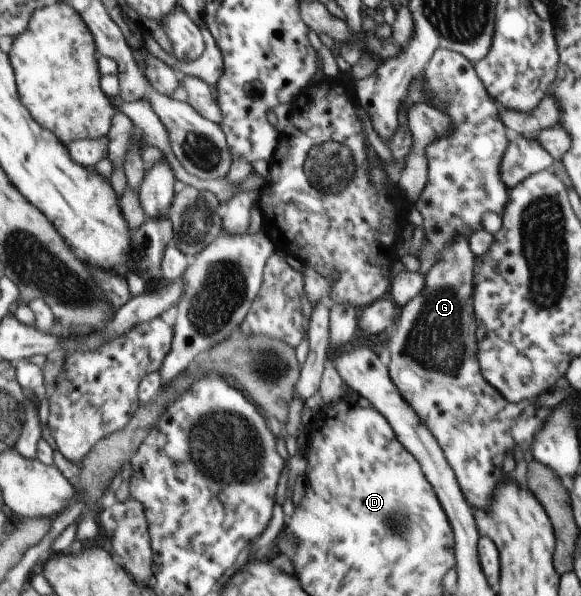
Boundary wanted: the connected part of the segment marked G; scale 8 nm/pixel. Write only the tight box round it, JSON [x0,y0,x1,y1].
[386,234,556,508]

